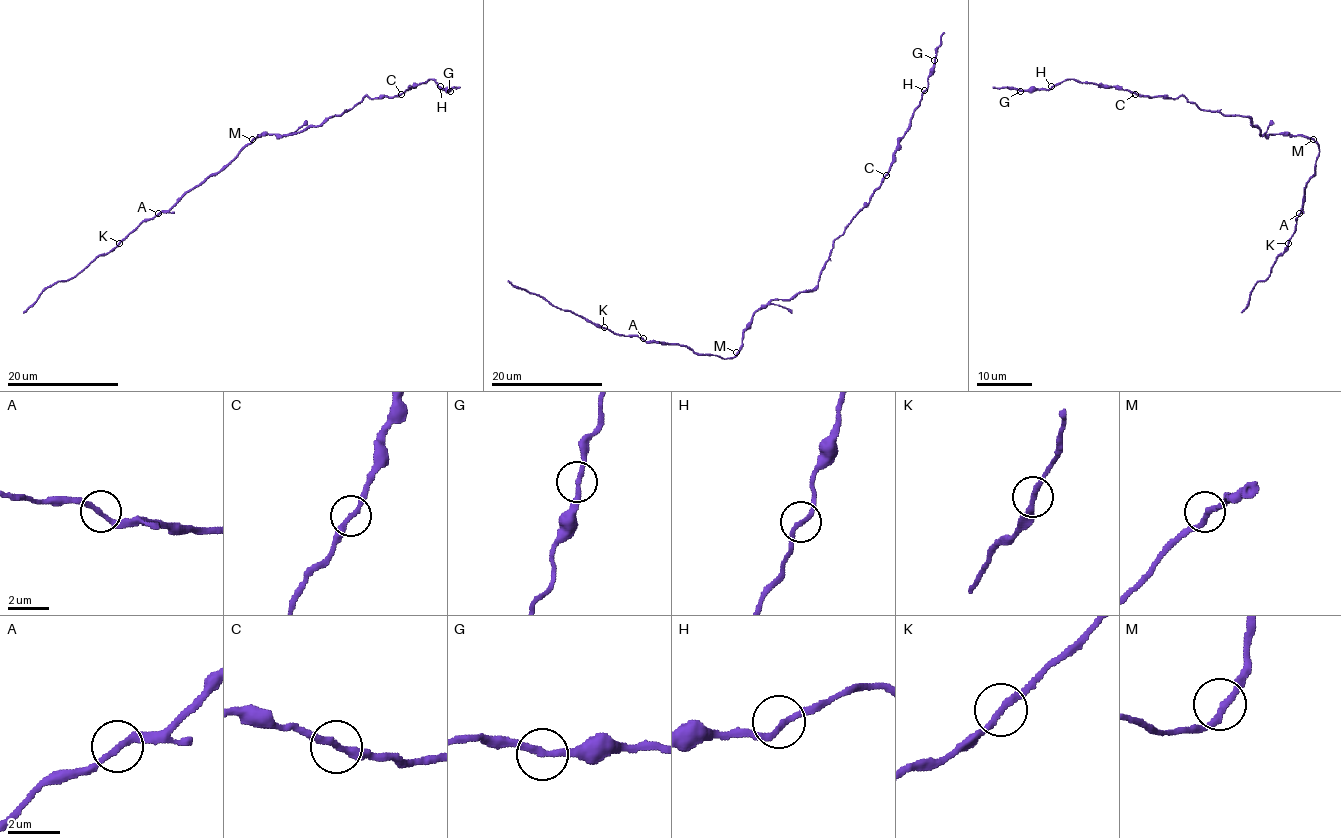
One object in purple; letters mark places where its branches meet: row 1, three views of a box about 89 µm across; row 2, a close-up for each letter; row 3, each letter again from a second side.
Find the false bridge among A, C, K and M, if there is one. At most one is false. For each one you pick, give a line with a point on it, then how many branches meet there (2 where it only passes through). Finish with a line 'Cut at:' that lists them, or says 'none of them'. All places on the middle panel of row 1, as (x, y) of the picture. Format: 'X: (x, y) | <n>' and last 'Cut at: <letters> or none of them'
C: (886, 175) | 2
Cut at: C

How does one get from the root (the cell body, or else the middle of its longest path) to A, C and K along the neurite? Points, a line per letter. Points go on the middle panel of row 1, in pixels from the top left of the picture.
A: (765, 306), (754, 313), (750, 326), (743, 333), (742, 348), (729, 358), (701, 355), (683, 345), (643, 338)
C: (765, 306), (772, 299), (809, 292), (817, 284), (832, 242), (869, 202), (885, 175)
K: (765, 306), (754, 313), (742, 348), (729, 358), (613, 334), (604, 327)

